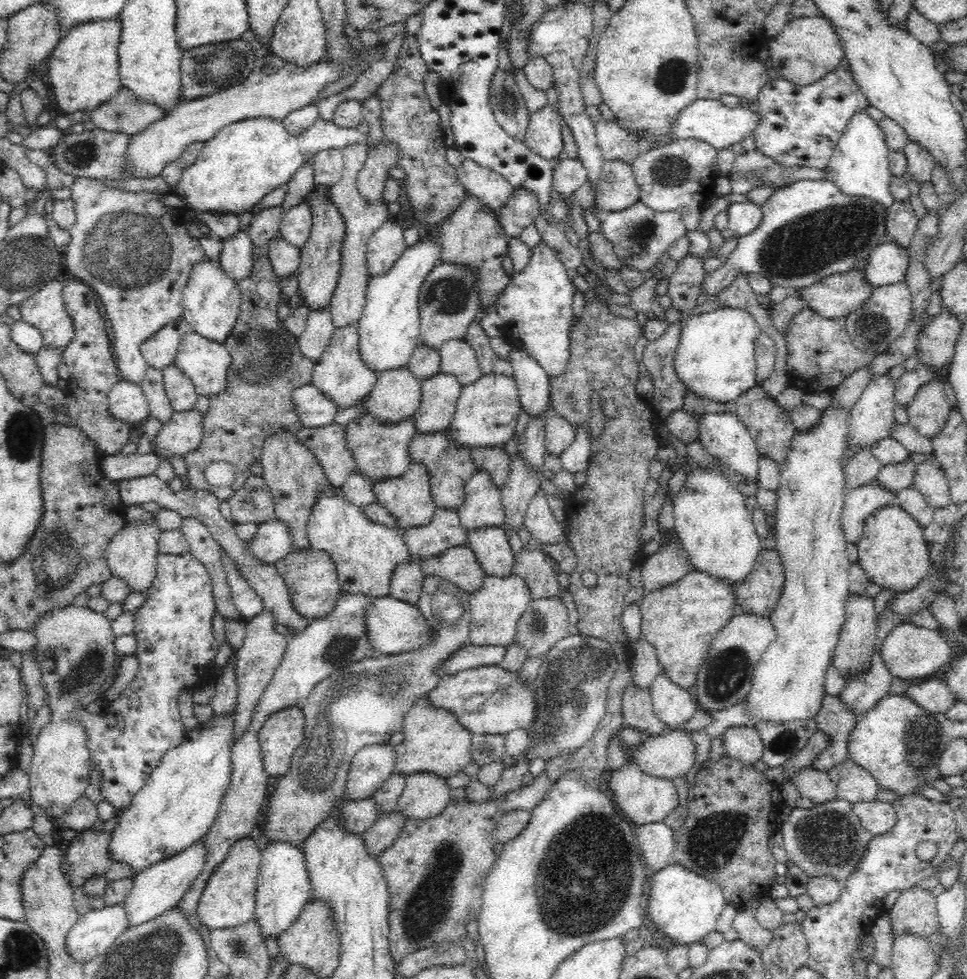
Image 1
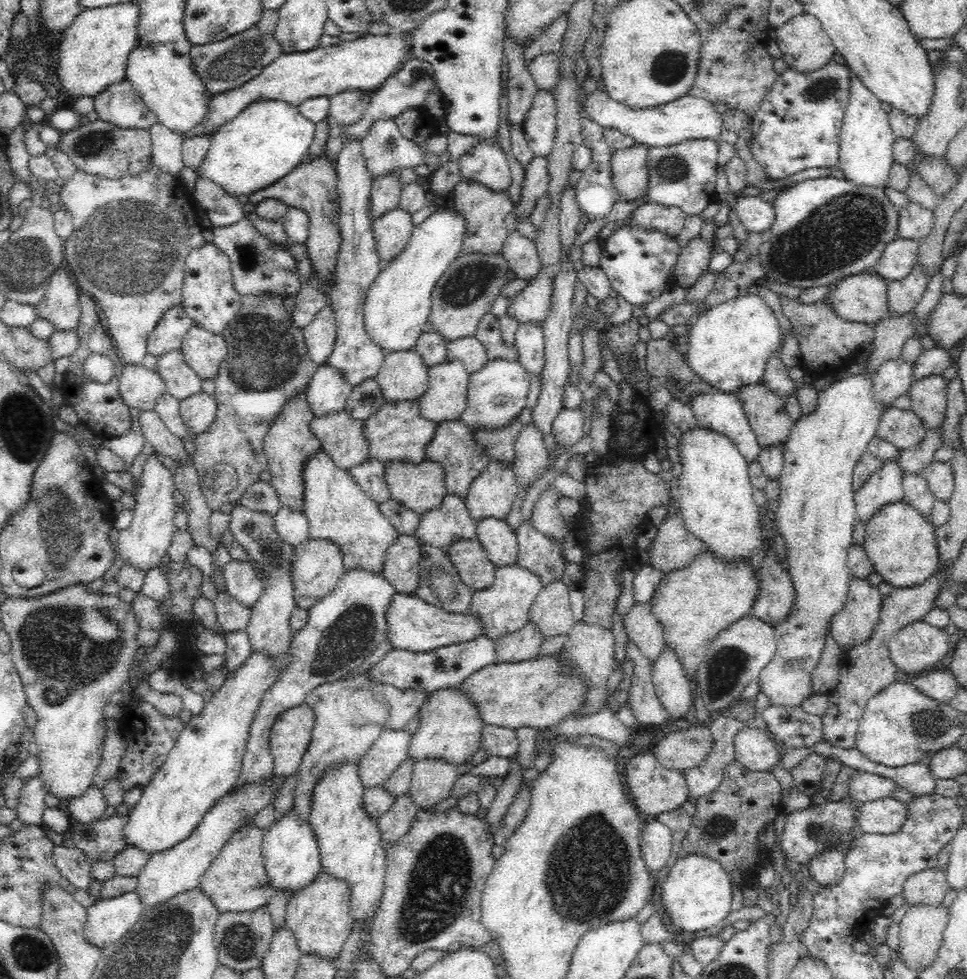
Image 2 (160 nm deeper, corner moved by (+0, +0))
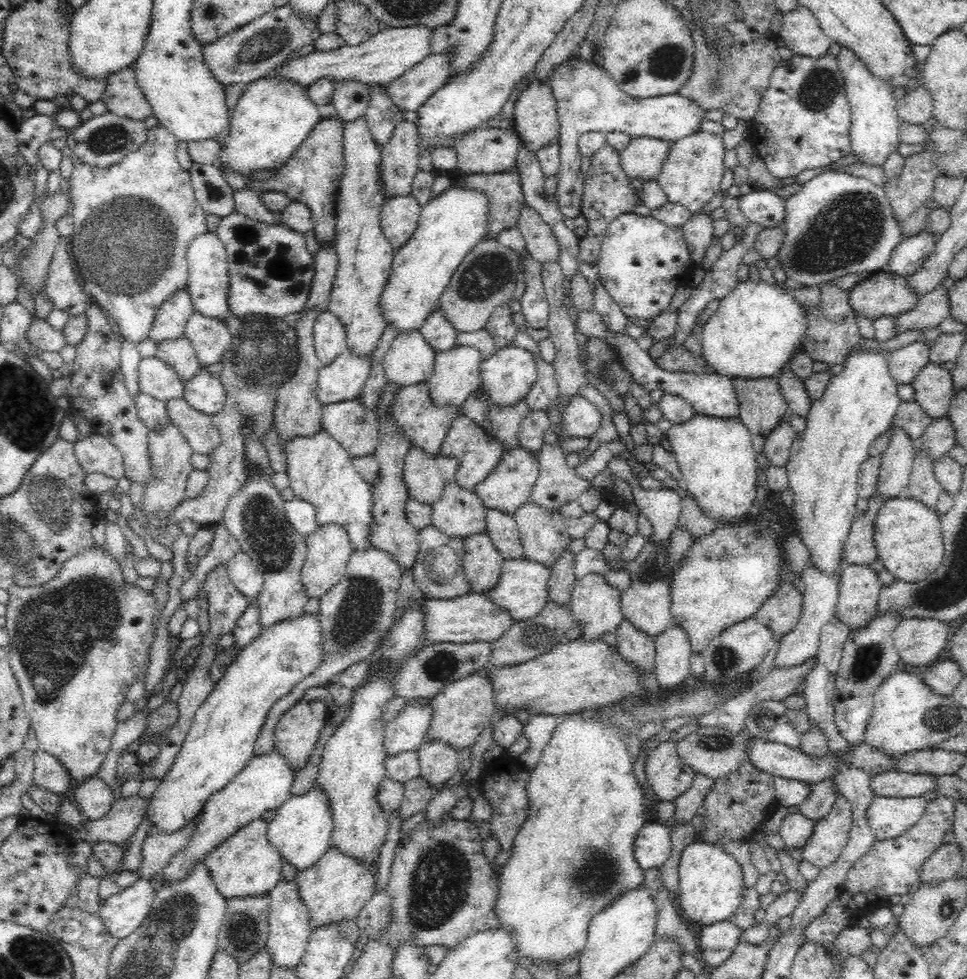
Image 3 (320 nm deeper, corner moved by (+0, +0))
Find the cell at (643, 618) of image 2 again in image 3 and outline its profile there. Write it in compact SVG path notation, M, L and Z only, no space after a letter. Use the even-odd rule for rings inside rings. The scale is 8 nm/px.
M669 536L662 542L651 540L650 537L638 555L624 566L624 569L628 571L630 583L621 596L620 608L623 618L632 622L636 628L652 638L664 632L666 626L674 622L670 610L670 583L673 570L678 566L678 562L675 560L671 562L667 559L667 548L670 542Z

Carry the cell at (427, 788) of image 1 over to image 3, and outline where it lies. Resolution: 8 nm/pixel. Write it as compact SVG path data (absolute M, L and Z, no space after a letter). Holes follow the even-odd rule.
M424 740L419 747L420 754L420 775L421 777L432 787L434 790L444 784L446 780L450 780L451 776L454 776L458 772L458 760L462 755L454 749L454 747L448 745L444 741L432 741Z

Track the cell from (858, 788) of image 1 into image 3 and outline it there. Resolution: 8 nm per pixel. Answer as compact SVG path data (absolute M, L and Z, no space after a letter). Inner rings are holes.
M890 771L871 777L870 786L878 796L906 798L922 796L937 785L937 774L905 773Z

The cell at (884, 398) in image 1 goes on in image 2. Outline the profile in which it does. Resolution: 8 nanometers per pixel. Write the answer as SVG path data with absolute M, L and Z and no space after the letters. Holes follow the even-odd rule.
M902 356L882 362L872 377L872 392L884 406L892 407L892 401L909 392L913 380L913 363Z

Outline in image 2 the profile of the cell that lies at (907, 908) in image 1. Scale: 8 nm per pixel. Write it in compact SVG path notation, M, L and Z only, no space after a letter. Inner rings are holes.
M932 866L932 868L924 868L908 877L903 884L901 896L909 902L910 907L914 904L936 906L942 902L948 889L946 868L940 869Z

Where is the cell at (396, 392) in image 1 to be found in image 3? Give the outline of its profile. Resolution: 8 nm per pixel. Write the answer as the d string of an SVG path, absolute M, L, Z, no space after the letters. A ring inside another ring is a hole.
M400 330L384 357L388 382L403 387L427 381L434 374L436 354L420 330Z

